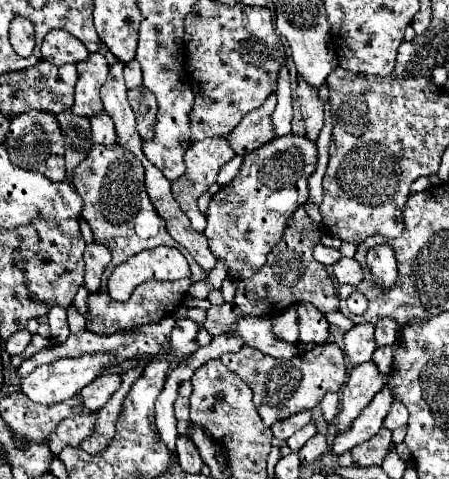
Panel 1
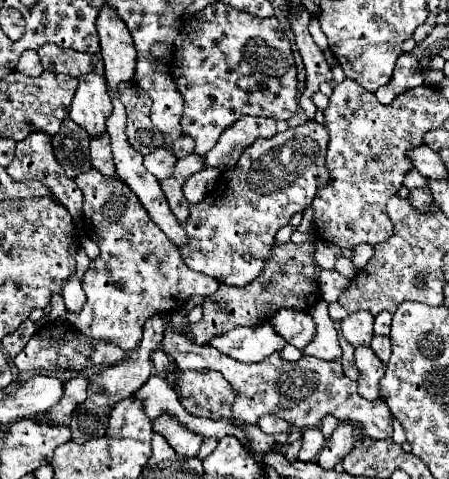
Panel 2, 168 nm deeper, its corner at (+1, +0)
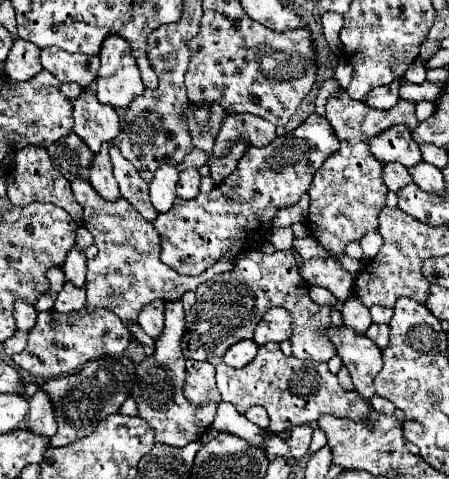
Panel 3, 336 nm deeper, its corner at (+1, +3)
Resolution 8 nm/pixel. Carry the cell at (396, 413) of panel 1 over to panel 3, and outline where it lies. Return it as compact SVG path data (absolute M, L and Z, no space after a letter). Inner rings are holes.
M277 342L263 344L259 348L259 354L245 368L229 368L219 356L209 356L209 364L213 364L217 370L217 388L223 400L233 404L241 414L247 412L251 406L263 406L271 420L269 430L275 434L281 434L299 424L317 422L323 414L359 420L373 428L369 420L373 406L369 400L359 396L355 390L343 390L337 376L329 372L325 362L311 362L299 360L295 356L285 356Z

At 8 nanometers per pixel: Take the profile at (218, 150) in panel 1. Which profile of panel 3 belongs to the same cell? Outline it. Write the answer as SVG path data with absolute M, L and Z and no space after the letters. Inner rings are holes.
M163 164L161 168L157 168L157 172L149 184L151 202L157 208L157 212L169 212L169 208L173 206L177 178L179 178L177 166Z

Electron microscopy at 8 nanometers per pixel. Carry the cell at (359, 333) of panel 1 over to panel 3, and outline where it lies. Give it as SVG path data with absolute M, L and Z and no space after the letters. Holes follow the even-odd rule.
M351 296L343 306L341 306L341 316L345 326L349 326L351 330L355 330L357 334L365 334L367 328L373 324L371 316L369 316L369 308L361 304L361 300L357 300L355 296Z

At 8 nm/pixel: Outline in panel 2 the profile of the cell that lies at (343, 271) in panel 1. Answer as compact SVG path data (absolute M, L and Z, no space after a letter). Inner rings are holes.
M321 271L319 277L317 277L317 283L319 283L319 289L321 289L321 297L327 303L333 303L349 287L351 279L345 279L337 271Z

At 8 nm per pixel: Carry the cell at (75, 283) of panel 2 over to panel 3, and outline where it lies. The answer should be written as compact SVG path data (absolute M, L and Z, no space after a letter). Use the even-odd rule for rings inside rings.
M71 248L69 254L67 254L67 260L63 264L65 280L71 282L77 288L83 288L85 286L85 272L87 272L85 264L87 264L85 252L79 250L79 248Z

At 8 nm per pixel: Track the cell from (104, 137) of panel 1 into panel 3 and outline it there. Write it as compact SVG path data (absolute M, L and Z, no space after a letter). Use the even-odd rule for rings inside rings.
M109 144L101 146L101 152L97 156L93 156L93 164L89 170L89 182L93 184L93 188L97 188L97 192L105 200L117 200L117 196L121 196L121 194L119 194L117 180L113 176L113 168L111 168L107 148L109 148Z

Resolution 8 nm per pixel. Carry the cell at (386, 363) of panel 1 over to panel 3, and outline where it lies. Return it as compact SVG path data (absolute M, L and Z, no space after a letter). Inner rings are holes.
M371 324L369 330L365 332L365 336L371 338L383 350L389 344L389 326L385 326L385 324L381 324L381 326L379 324Z

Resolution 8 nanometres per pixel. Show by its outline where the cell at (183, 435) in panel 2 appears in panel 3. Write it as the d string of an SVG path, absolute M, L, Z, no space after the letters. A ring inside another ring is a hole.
M167 302L165 304L165 330L155 340L155 354L141 362L135 372L135 386L131 396L137 400L139 416L151 424L155 430L155 440L169 446L187 446L193 440L199 440L205 430L209 430L217 404L201 404L193 406L183 396L183 380L185 380L185 358L181 356L181 336L183 336L183 304Z

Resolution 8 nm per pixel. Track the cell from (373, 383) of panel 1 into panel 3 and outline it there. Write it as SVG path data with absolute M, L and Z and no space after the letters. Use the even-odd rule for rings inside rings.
M347 326L329 328L329 338L335 344L343 364L349 368L355 390L369 400L375 394L373 378L379 374L383 364L381 350L367 336L355 334Z

